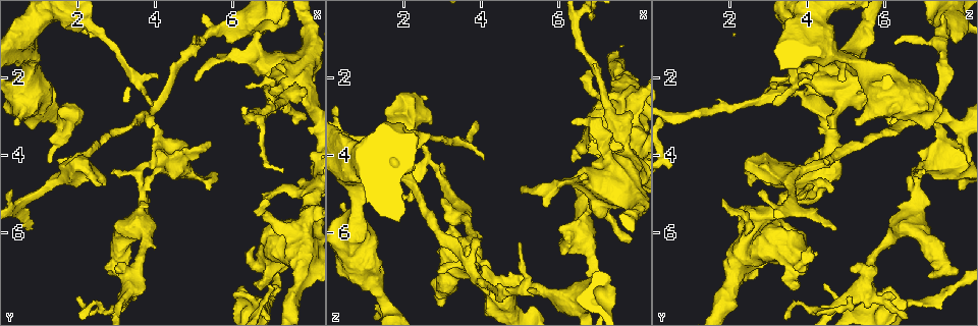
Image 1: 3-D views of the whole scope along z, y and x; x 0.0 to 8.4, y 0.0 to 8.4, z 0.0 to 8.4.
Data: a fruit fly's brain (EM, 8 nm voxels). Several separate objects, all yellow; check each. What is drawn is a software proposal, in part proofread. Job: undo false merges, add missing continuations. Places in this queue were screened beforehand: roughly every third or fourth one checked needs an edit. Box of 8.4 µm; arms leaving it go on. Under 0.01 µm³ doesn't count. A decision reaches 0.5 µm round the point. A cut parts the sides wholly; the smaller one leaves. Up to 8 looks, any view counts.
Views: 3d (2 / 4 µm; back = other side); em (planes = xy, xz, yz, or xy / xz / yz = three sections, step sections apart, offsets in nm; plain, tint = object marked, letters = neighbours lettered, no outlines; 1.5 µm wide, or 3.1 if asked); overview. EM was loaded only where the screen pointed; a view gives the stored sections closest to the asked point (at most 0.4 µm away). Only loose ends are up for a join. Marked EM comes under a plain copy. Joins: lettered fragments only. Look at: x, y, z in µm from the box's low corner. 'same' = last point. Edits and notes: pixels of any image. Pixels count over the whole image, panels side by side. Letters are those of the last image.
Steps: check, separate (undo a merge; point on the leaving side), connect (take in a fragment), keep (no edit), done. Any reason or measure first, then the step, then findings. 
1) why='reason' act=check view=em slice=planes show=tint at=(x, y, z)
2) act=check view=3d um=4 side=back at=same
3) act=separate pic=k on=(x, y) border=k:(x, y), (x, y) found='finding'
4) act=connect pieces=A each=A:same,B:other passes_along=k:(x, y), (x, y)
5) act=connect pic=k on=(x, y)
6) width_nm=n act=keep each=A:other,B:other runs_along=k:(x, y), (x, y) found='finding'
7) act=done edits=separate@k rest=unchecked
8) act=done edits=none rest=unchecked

why='an open end' act=check view=3d um=2 at=(2.85, 4.40, 7.05)

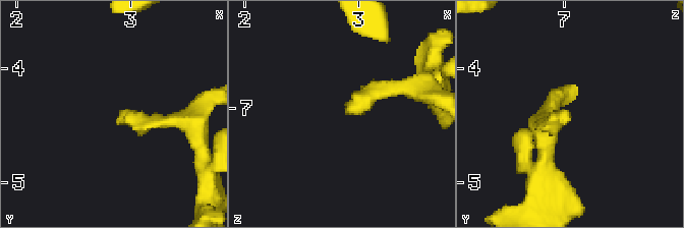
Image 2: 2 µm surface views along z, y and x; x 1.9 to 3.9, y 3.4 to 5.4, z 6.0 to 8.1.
act=check view=em slice=xz step=4 show=tint at=(2.90, 4.40, 7.04)

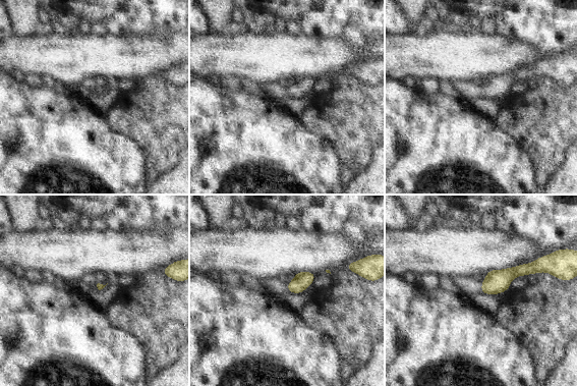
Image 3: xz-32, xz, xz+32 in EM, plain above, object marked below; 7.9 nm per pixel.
why='another direction' act=check view=em slice=yz step=8 show=letters at=same

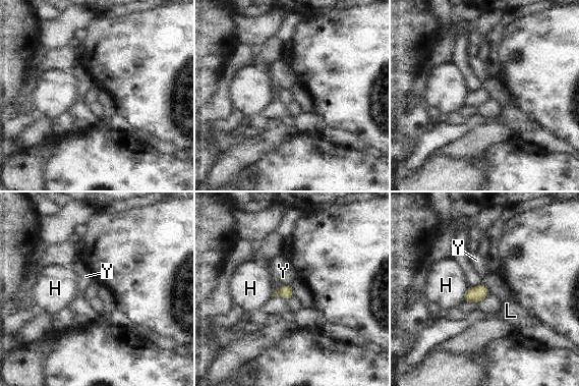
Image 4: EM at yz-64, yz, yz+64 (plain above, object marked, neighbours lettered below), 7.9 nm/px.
act=keep each=H:other,L:other,Y:other border=4:(290, 284), (281, 286) found='no lettered fragment goes on from it'

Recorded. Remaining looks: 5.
why='free end' act=check view=3d um=2 at=(1.45, 4.20, 4.50)

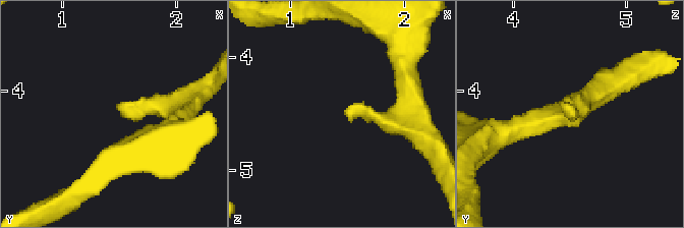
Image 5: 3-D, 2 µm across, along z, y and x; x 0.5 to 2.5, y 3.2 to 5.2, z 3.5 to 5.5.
why='now the EM' act=check view=em slice=xz step=4 show=letters at=(1.46, 4.14, 4.50)

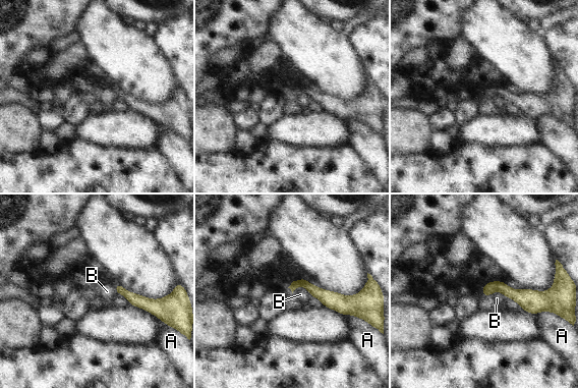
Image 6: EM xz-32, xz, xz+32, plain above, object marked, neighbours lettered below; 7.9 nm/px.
why='another direction' act=check view=em slice=yz step=4 show=letters at=same

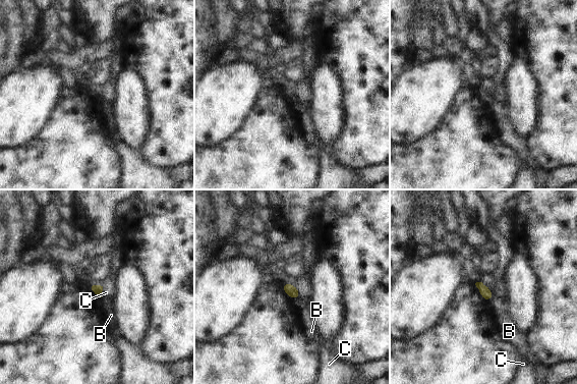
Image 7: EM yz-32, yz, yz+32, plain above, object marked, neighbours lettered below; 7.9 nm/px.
act=keep each=B:other,C:other border=7:(103, 287), (101, 297) found='none of them fits'

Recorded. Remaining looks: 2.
why='thick turns thin' act=check view=em slice=planes show=letters at=(5.90, 1.45, 4.75)

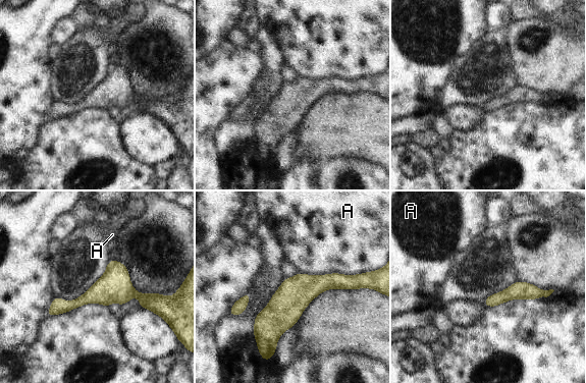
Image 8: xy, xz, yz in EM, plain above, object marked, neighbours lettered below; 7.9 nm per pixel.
width_nm=70 longest_contact=A:500nm act=keep each=A:other found='continuous, no second cell'

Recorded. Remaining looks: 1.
act=done edits=none rest=unchecked

